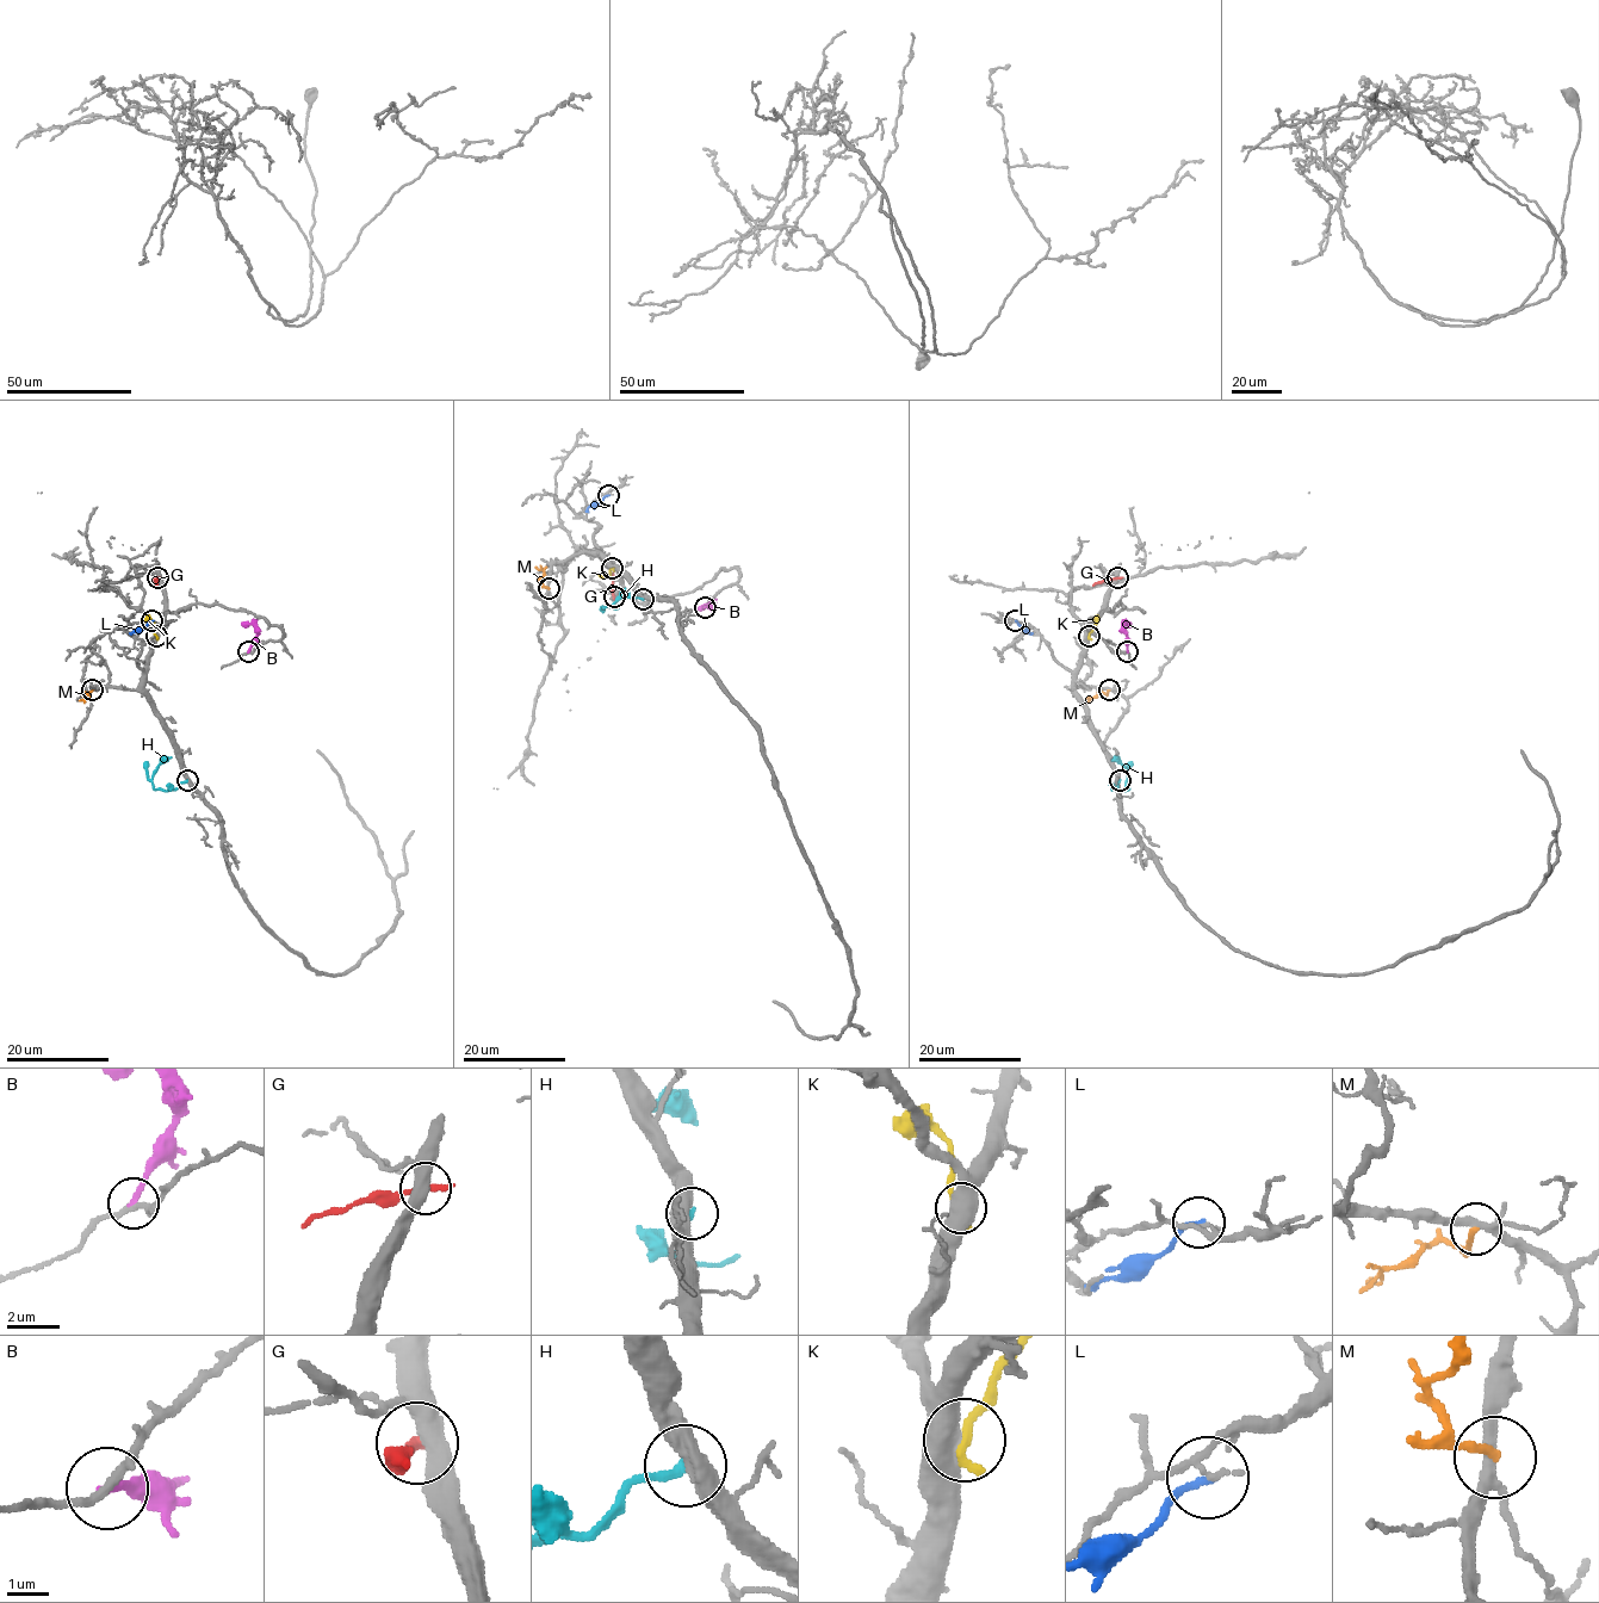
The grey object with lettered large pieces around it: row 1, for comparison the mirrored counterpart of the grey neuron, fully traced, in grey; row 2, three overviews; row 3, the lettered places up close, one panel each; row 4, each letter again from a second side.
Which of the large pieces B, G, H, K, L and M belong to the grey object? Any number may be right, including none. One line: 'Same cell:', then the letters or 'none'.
Same cell: none

